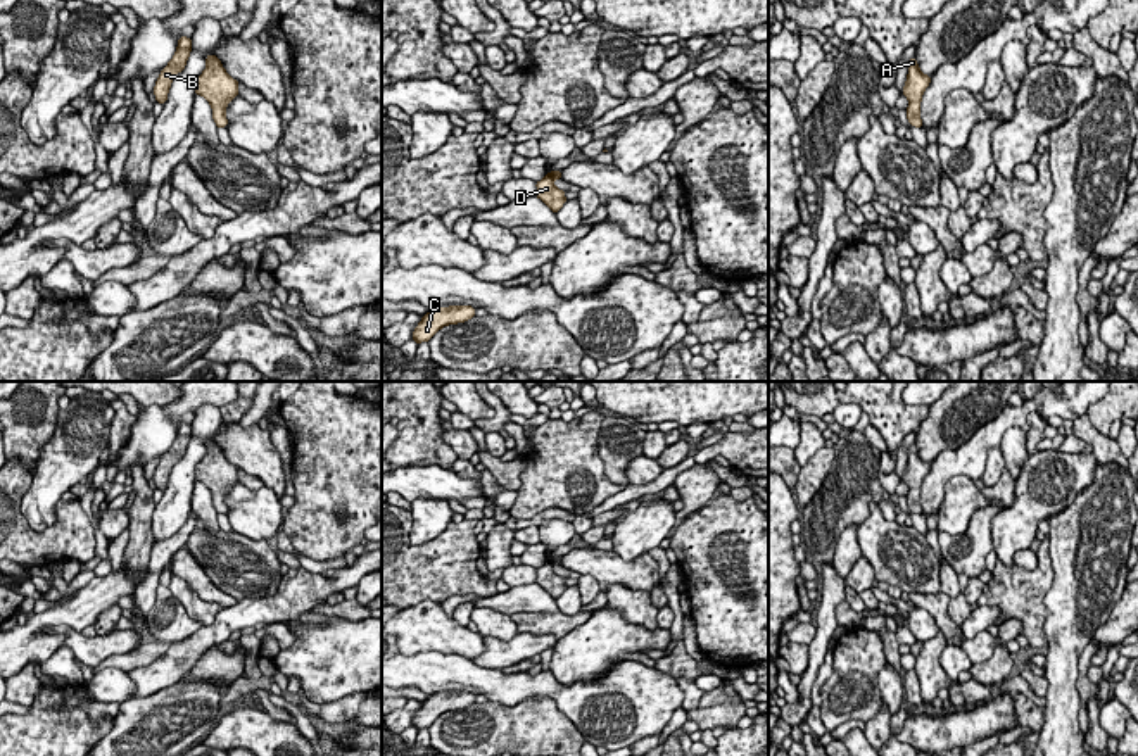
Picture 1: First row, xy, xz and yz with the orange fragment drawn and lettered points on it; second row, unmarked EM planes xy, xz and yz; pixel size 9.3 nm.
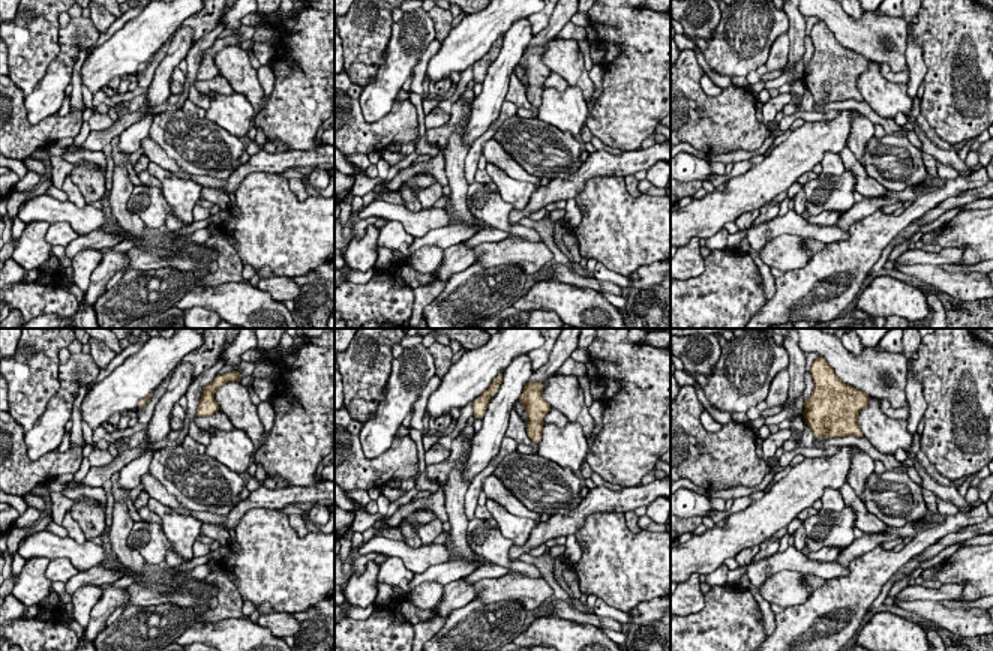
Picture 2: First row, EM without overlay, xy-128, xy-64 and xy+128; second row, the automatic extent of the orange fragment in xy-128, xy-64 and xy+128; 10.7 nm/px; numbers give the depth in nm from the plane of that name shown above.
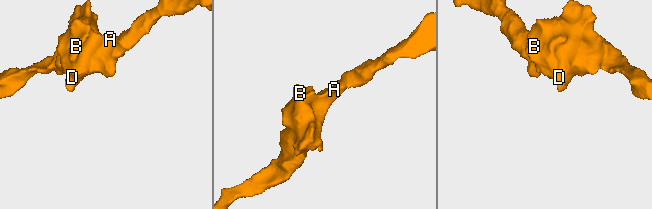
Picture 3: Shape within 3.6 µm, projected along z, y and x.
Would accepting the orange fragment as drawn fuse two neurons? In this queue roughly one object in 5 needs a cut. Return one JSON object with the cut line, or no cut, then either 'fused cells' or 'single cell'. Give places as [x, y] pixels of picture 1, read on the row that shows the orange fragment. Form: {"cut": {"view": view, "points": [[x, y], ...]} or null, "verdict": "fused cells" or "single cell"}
{"cut": null, "verdict": "single cell"}

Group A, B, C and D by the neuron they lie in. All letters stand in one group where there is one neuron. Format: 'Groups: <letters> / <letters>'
Groups: A B C D

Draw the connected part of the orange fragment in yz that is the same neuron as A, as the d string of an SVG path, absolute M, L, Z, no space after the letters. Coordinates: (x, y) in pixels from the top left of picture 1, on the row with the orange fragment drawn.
M912 57L908 60L908 76L903 86L901 95L908 98L908 107L907 107L907 119L910 126L922 128L922 119L919 116L920 112L920 100L929 86L933 76L926 76L920 72L917 59Z

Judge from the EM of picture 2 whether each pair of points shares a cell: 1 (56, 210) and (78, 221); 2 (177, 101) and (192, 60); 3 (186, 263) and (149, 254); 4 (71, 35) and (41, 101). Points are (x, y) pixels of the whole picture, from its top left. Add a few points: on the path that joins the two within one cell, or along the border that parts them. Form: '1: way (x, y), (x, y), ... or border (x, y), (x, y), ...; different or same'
1: way (62, 210), (72, 215); same
2: way (186, 90), (192, 71); same
3: way (177, 261), (158, 261); same
4: way (69, 51), (53, 84); same

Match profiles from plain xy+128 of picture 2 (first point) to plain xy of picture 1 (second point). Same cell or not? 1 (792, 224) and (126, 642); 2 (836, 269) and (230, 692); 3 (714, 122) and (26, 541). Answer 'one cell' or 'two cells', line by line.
1: one cell
2: two cells
3: one cell

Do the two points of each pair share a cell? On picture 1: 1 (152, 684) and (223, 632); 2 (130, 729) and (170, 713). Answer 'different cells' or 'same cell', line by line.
1: same cell
2: same cell

